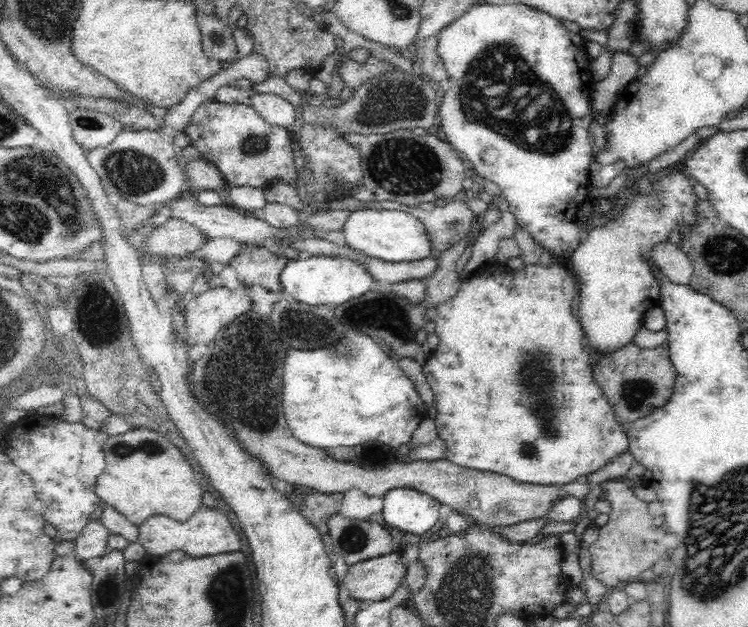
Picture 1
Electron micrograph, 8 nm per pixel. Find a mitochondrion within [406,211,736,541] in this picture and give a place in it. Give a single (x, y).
(536, 378)

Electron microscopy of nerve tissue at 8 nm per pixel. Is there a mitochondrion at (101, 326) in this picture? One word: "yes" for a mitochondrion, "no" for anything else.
yes

